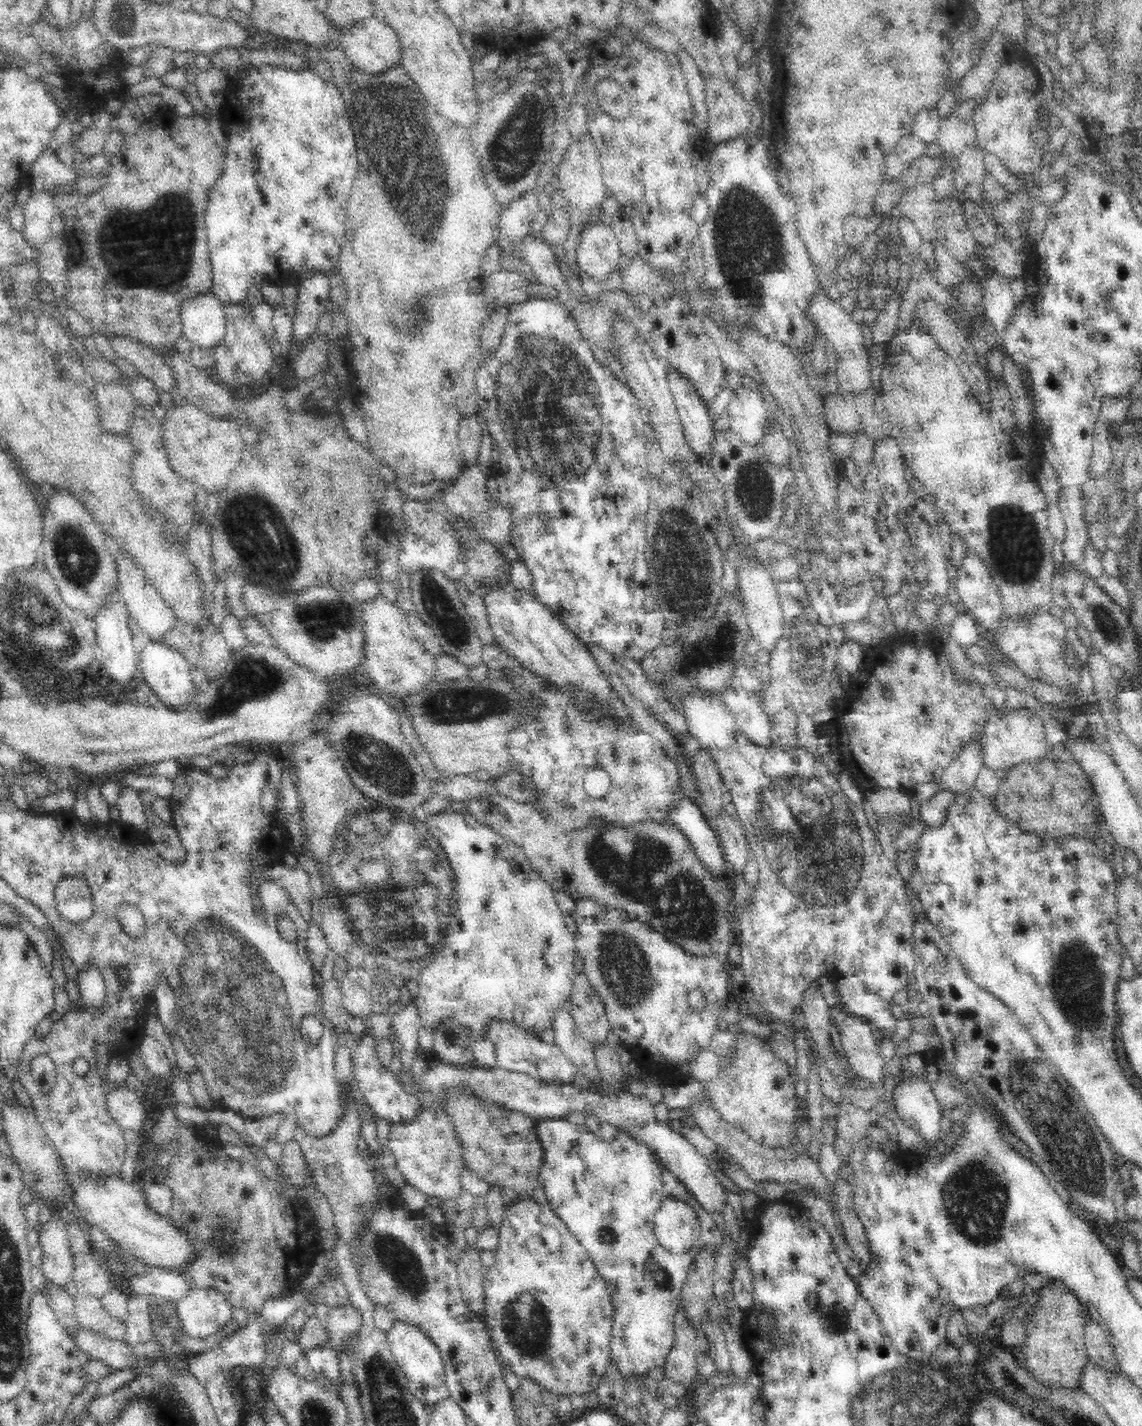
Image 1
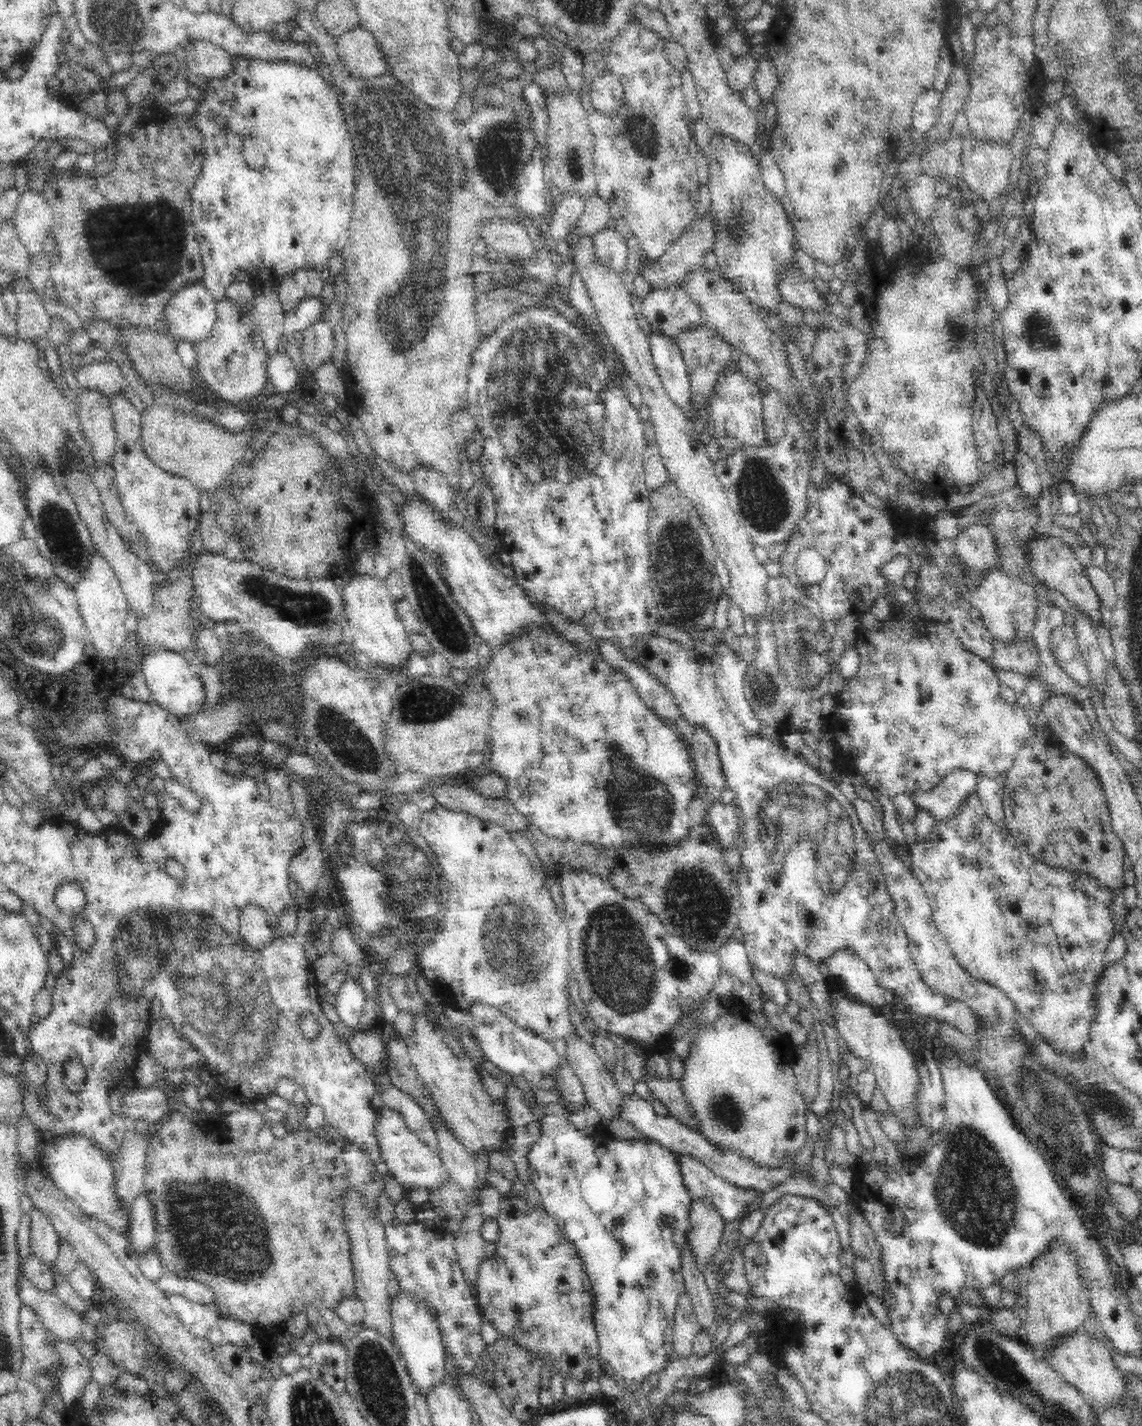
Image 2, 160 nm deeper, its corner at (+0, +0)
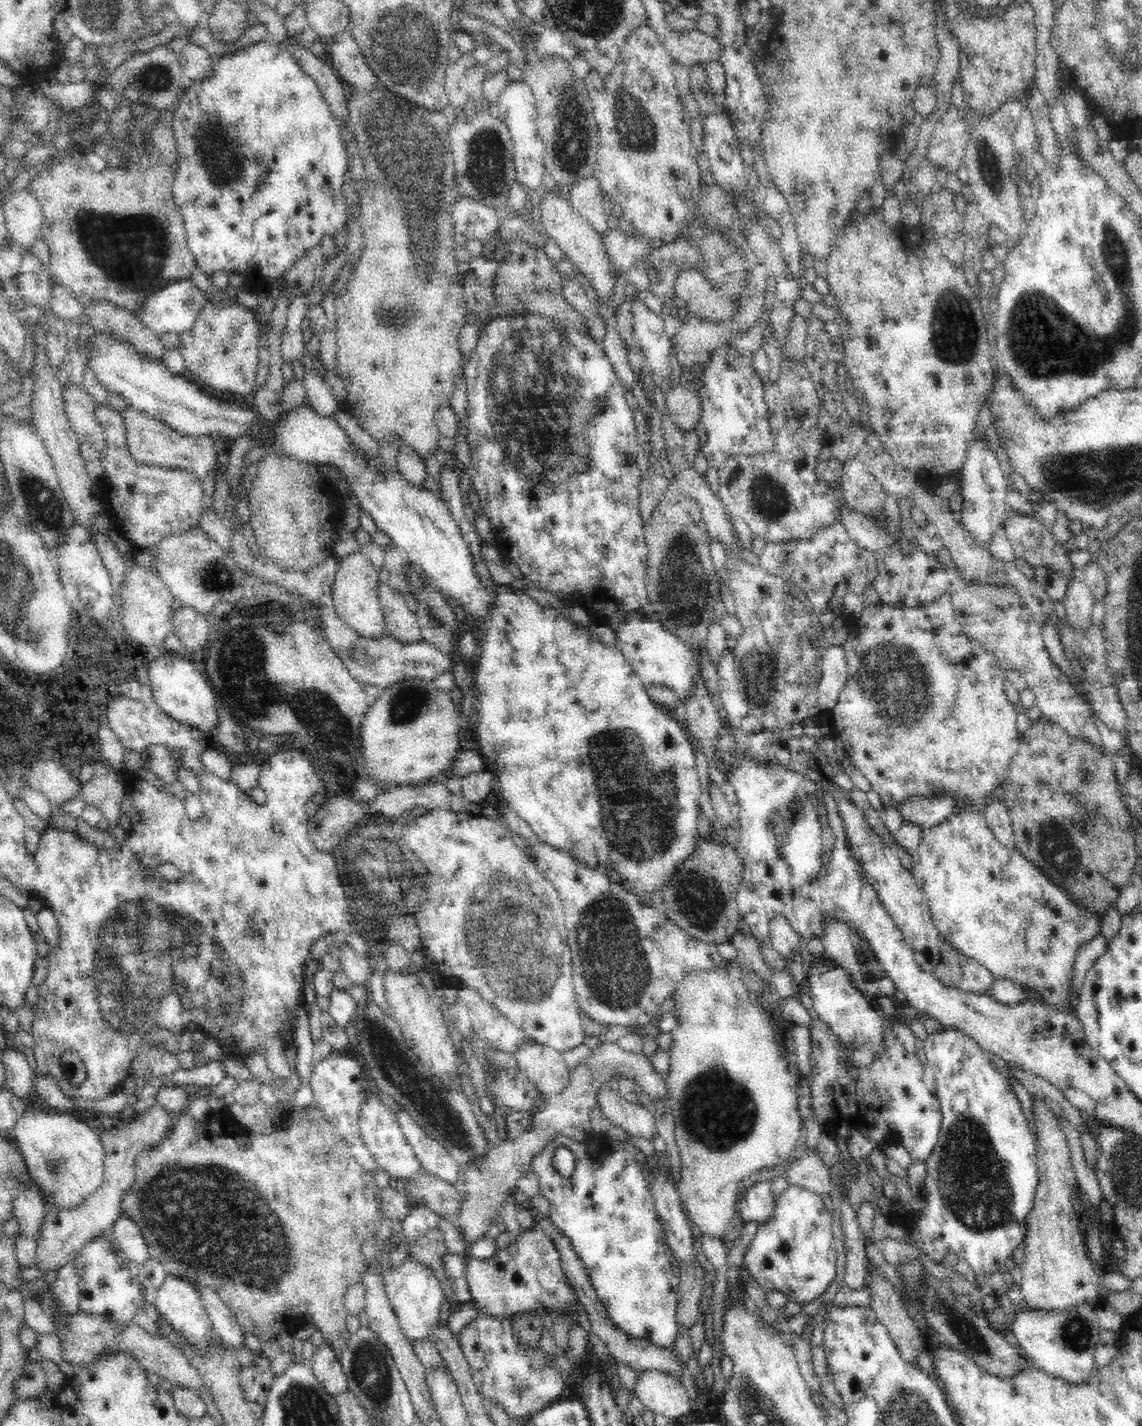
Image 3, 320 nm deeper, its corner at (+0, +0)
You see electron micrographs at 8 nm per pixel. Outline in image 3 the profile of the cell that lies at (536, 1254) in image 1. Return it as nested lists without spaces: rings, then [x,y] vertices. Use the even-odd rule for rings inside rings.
[[[538,1222],[532,1228],[522,1228],[518,1237],[513,1237],[508,1246],[498,1248],[490,1258],[466,1257],[465,1274],[475,1306],[501,1321],[513,1322],[526,1314],[535,1314],[540,1319],[550,1314],[552,1320],[558,1320],[580,1306],[578,1291],[564,1270],[559,1246]]]

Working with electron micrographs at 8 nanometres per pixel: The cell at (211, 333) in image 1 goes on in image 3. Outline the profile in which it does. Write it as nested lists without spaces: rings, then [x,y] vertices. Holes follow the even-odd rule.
[[[184,279],[164,286],[164,290],[148,298],[137,316],[149,330],[182,335],[194,328],[208,301],[204,291]]]

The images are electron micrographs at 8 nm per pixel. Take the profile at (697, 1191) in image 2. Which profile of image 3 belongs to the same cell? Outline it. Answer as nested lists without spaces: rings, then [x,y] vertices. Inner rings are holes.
[[[758,1181],[737,1196],[733,1209],[742,1222],[758,1221],[762,1224],[772,1216],[774,1207],[770,1181]]]

